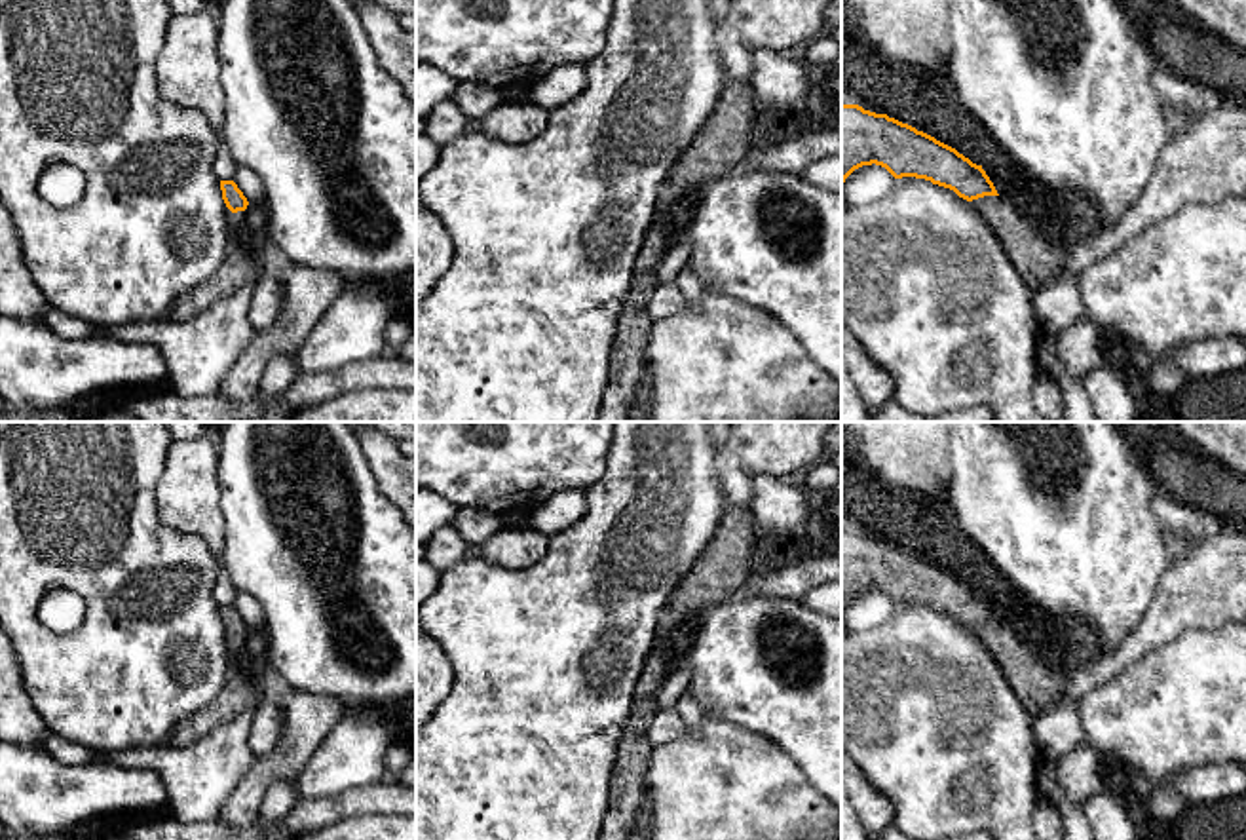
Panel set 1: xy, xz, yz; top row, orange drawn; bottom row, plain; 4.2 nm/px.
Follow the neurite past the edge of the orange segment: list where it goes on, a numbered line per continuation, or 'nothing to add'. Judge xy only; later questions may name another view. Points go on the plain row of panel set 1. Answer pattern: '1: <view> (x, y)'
1: xy (236, 647)

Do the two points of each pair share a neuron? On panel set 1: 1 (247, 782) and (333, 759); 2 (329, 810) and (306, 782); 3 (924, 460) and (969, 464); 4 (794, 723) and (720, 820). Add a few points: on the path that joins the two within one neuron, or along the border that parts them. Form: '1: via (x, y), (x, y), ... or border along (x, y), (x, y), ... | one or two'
1: border along (331, 730), (295, 776) | two
2: border along (363, 785), (299, 801) | two
3: border along (950, 441), (950, 485), (944, 495) | two
4: border along (736, 725), (772, 740), (808, 776) | two

